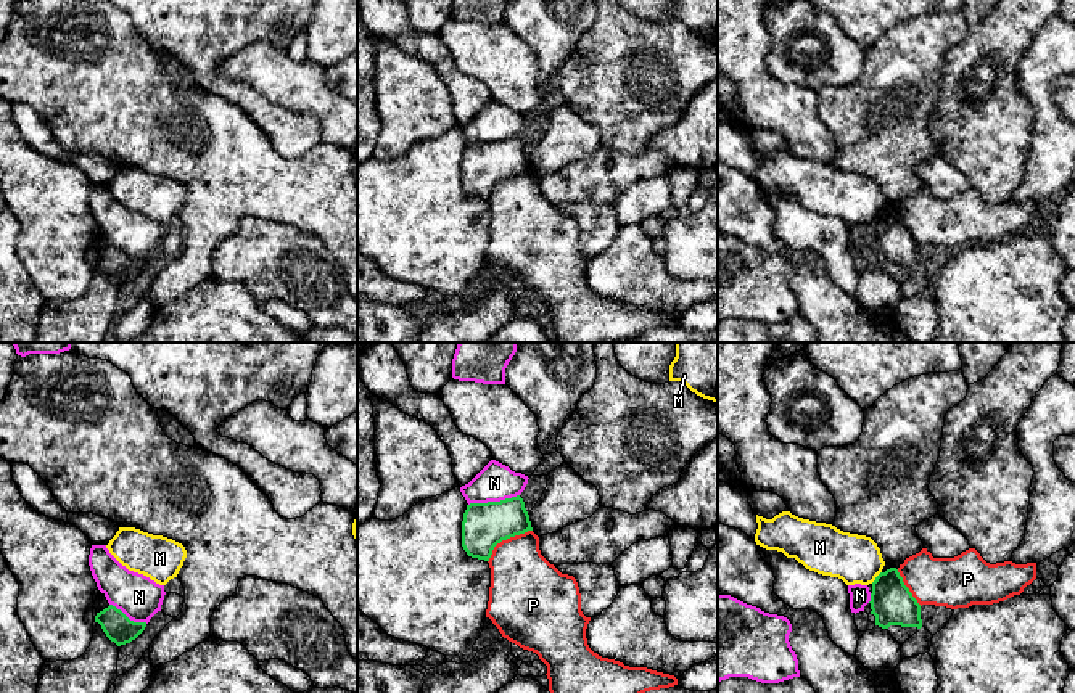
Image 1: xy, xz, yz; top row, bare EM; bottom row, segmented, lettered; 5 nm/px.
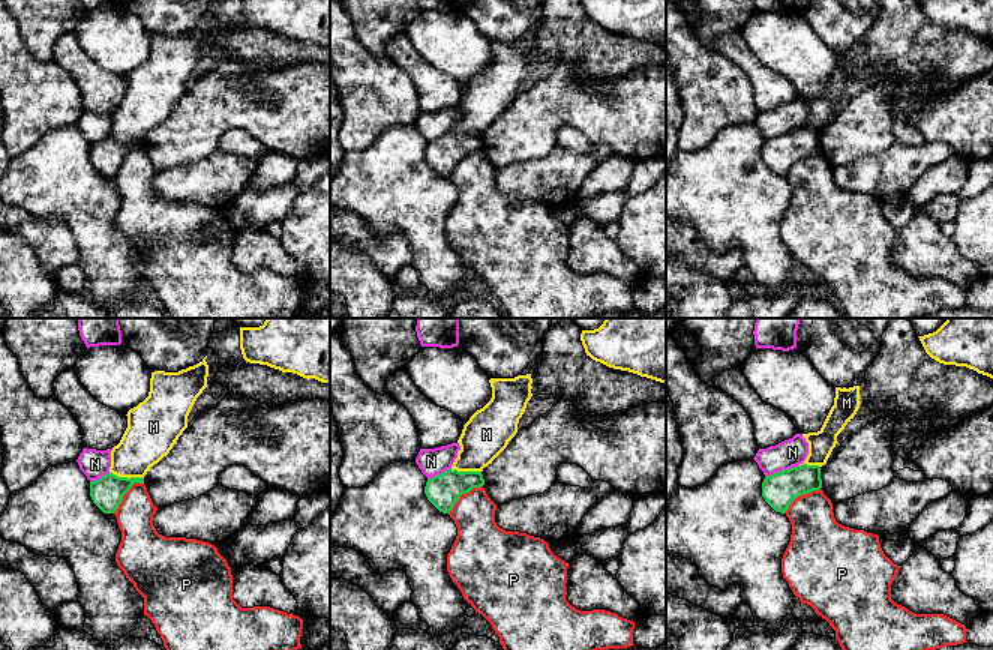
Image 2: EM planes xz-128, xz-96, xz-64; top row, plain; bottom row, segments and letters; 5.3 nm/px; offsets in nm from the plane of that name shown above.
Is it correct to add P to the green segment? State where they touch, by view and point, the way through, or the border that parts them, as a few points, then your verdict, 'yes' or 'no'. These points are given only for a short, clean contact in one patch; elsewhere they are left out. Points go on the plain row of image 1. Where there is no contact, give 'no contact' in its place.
contact xz (506, 179); border xz (531, 169), (502, 179), (494, 187), (488, 201); no

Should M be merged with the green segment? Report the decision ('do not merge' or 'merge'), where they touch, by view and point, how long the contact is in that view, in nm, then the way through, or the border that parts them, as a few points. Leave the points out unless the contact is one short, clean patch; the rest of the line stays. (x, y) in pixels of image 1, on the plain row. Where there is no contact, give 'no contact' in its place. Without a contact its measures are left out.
do not merge | yz (876, 217) | 80 nm | along yz (881, 211), (871, 222)

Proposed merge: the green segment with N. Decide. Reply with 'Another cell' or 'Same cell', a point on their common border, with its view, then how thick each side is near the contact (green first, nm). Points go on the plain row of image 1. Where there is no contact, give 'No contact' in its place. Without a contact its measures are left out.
Another cell. Touches green at xz (493, 142). Thickness 220 nm (green) against 190 nm

